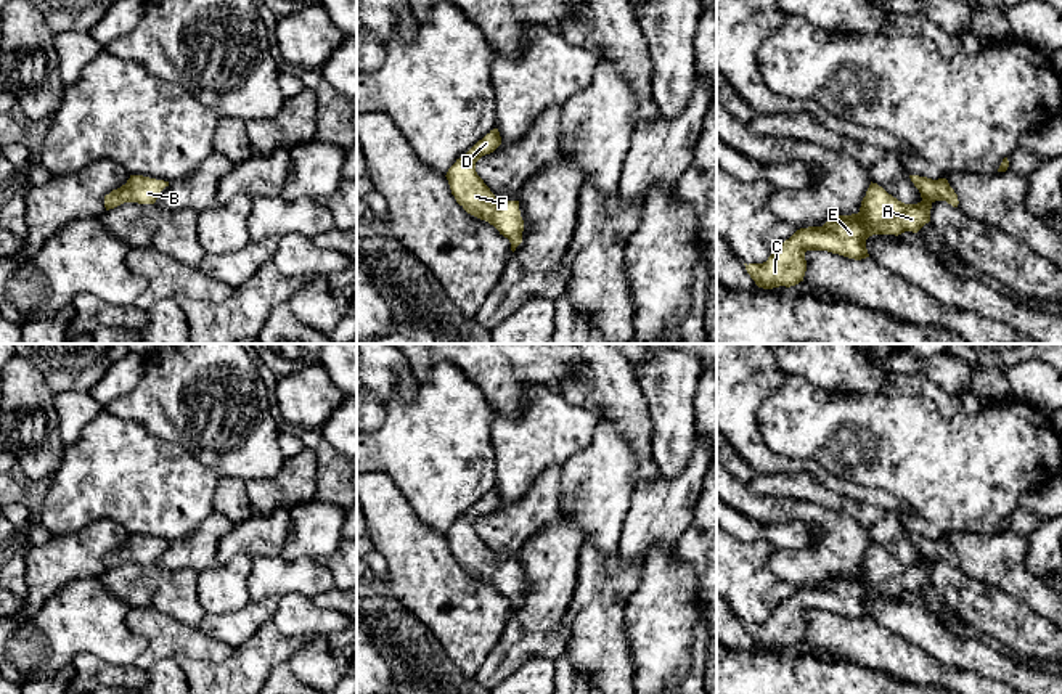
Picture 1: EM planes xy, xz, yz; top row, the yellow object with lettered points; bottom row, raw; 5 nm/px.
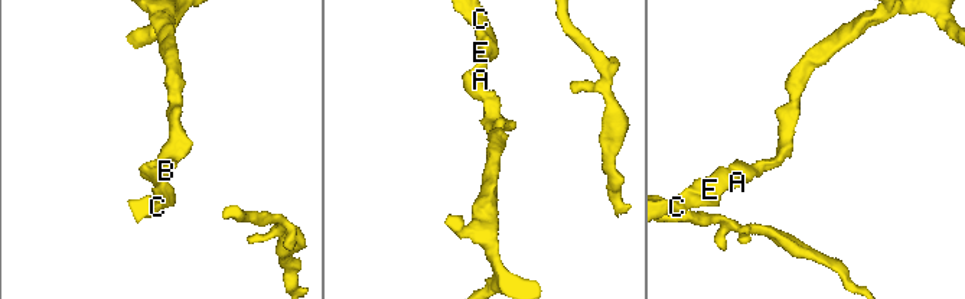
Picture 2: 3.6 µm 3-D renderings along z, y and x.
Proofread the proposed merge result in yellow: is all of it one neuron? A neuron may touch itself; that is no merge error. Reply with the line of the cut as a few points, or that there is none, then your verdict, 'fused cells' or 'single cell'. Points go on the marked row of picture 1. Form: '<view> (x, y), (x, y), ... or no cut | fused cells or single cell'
no cut | single cell

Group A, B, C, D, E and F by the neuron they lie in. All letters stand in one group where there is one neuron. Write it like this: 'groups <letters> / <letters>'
groups A B C D E F

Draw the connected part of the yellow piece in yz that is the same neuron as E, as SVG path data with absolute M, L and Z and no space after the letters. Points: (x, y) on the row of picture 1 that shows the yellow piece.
M909 175L909 178L921 193L921 202L905 204L871 182L858 214L837 215L823 227L797 230L776 247L766 262L744 263L747 273L758 288L790 288L803 281L807 251L827 251L861 260L869 257L866 249L869 236L917 233L930 222L930 209L935 201L946 201L958 207L958 194L946 178L932 180L919 175Z

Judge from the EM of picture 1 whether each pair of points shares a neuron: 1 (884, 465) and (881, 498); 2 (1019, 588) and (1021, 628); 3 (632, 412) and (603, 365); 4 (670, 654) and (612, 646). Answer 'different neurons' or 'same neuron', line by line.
1: different neurons
2: different neurons
3: same neuron
4: different neurons

